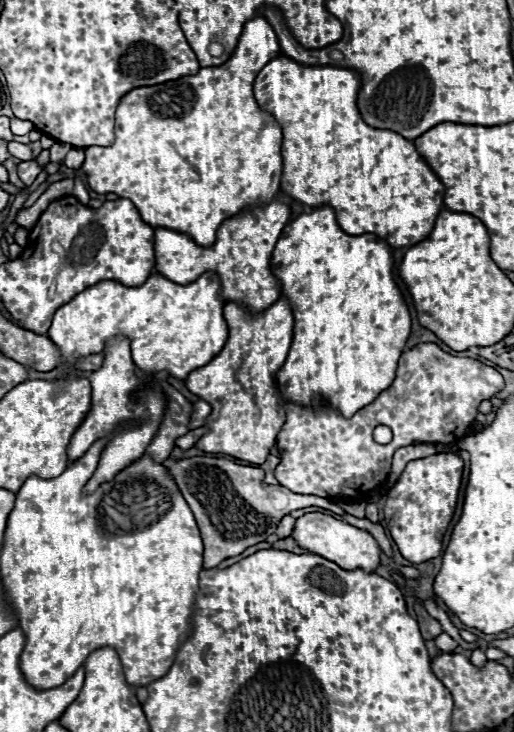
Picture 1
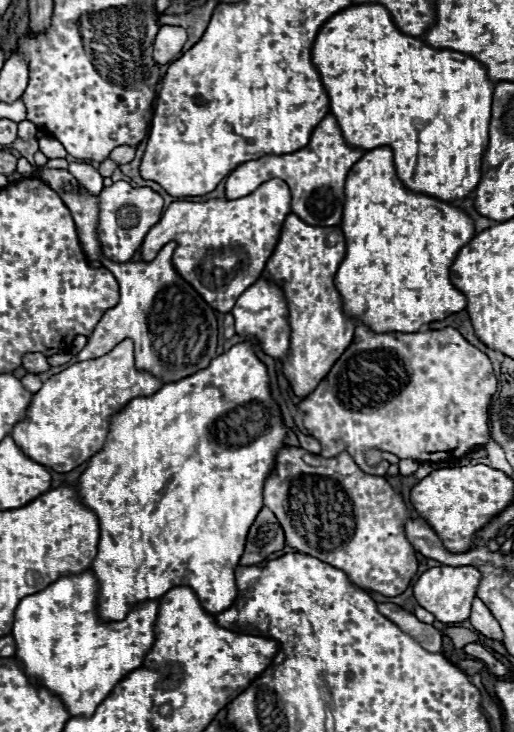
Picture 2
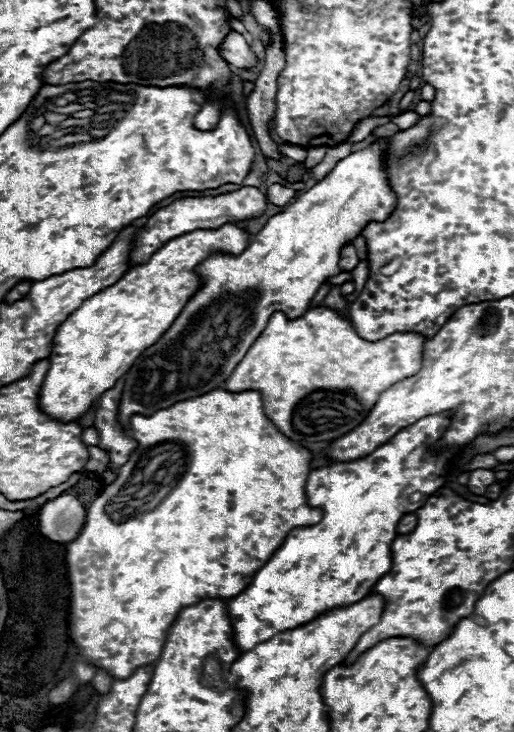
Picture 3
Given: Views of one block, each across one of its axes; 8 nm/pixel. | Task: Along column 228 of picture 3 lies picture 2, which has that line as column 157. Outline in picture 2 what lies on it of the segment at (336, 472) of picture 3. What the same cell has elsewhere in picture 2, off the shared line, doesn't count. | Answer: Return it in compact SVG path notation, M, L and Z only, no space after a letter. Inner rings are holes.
M92 570L72 576L60 576L48 588L20 600L14 616L12 636L18 644L16 656L22 660L26 674L34 684L40 684L60 696L70 716L92 716L112 688L132 670L144 664L146 654L154 646L154 624L158 618L158 600L146 600L126 614L120 622L102 622L98 616L98 580Z

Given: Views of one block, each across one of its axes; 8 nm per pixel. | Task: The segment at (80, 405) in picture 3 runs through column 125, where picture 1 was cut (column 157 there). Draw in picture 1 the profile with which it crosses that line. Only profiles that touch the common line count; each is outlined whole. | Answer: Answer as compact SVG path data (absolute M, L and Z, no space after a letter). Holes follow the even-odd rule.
M214 272L202 274L198 280L190 284L176 284L166 280L160 274L152 274L142 286L128 288L118 282L98 282L84 292L80 292L72 302L62 306L52 320L52 326L48 330L48 338L58 346L60 350L60 366L58 370L64 370L66 374L60 378L78 378L82 372L76 368L76 362L84 356L98 354L106 348L106 340L110 336L126 336L130 340L130 352L134 356L134 364L138 364L140 370L156 374L156 372L168 372L170 376L182 380L186 378L194 368L200 368L202 364L208 364L226 344L228 338L228 326L222 316L224 302L220 300L220 280Z

